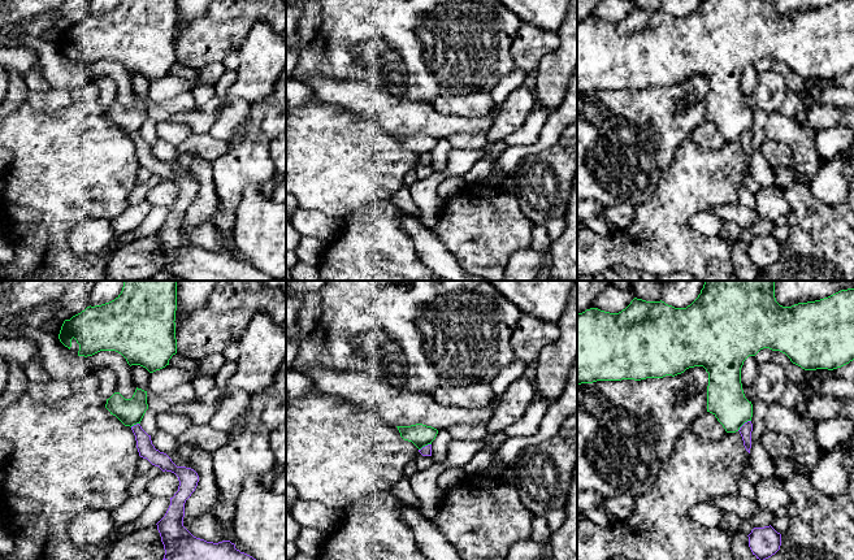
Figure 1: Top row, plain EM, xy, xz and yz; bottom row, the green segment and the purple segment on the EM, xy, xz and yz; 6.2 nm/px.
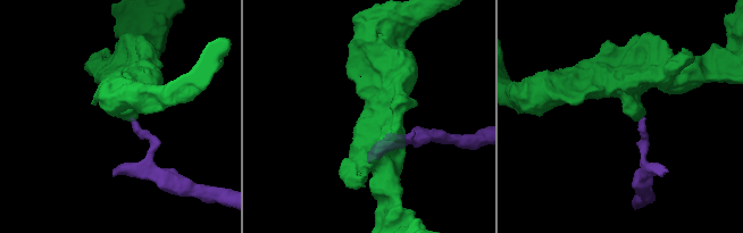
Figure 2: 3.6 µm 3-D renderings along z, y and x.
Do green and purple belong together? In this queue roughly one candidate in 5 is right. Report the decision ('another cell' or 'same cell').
another cell

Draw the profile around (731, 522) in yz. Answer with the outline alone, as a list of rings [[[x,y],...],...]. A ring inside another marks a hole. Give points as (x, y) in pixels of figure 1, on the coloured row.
[[[724,512],[723,522],[720,528],[731,534],[740,530],[741,518],[733,512]]]

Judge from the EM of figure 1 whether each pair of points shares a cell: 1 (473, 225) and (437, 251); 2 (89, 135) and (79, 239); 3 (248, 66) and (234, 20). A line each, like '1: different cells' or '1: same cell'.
1: different cells
2: different cells
3: different cells

